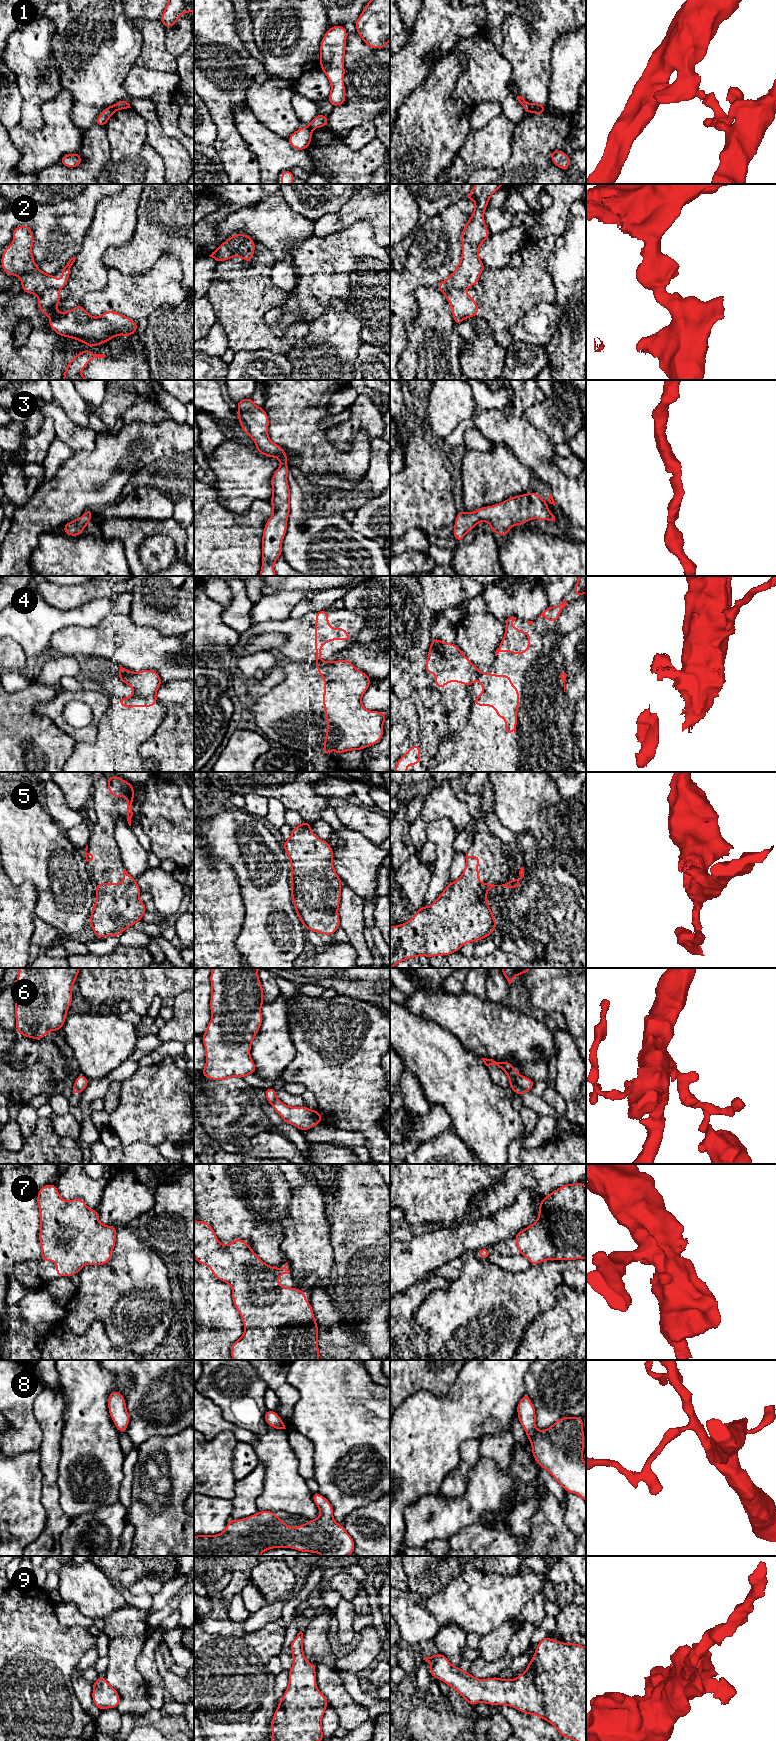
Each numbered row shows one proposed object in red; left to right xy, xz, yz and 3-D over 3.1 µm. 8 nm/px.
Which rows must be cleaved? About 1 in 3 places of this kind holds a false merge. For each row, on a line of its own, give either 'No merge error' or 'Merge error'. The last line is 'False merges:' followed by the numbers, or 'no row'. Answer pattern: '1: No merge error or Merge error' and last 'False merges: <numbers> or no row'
1: Merge error
2: Merge error
3: No merge error
4: Merge error
5: No merge error
6: Merge error
7: No merge error
8: No merge error
9: No merge error
False merges: 1, 2, 4, 6

